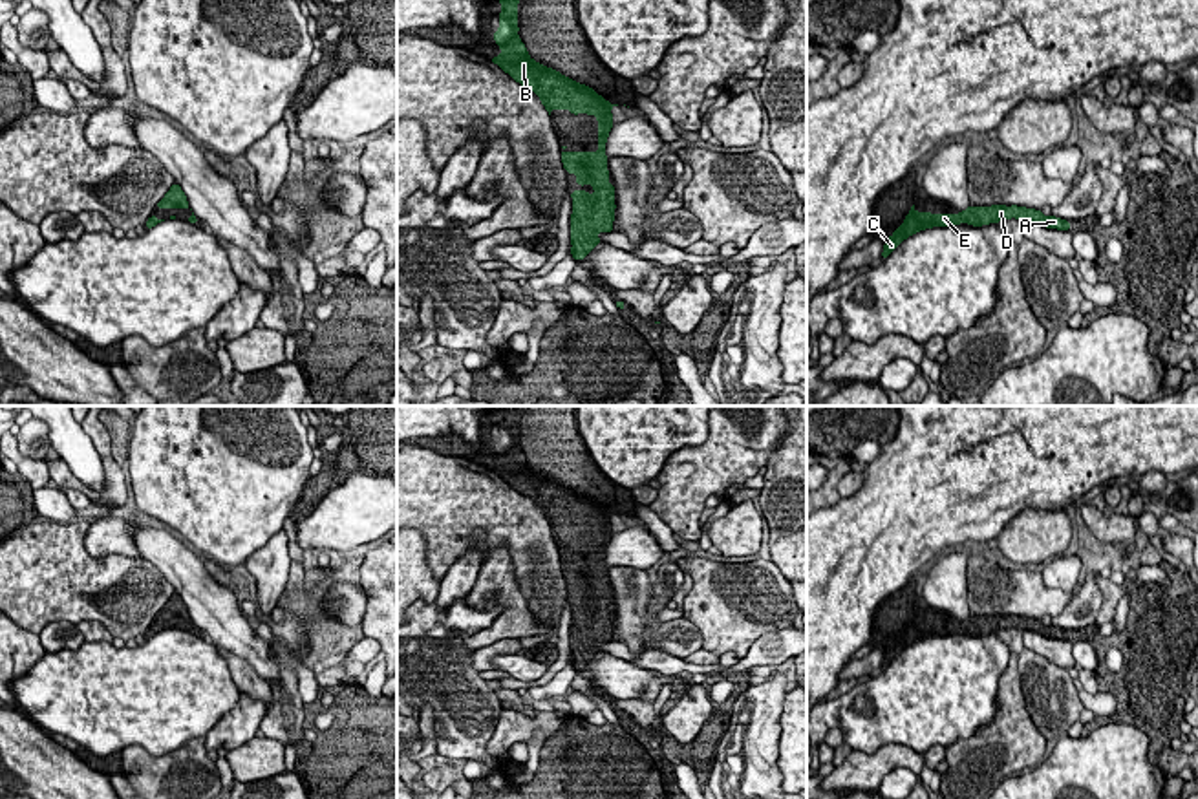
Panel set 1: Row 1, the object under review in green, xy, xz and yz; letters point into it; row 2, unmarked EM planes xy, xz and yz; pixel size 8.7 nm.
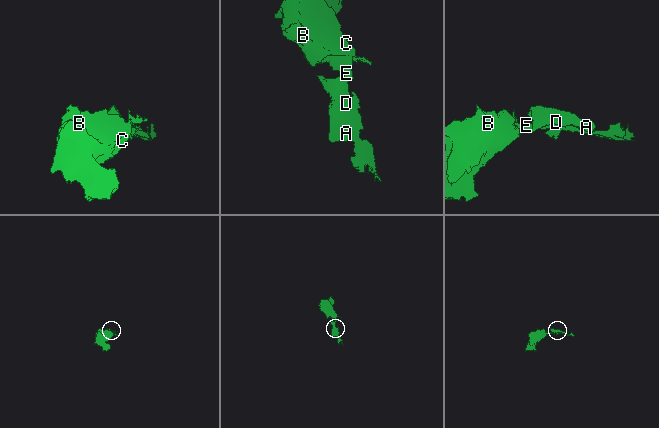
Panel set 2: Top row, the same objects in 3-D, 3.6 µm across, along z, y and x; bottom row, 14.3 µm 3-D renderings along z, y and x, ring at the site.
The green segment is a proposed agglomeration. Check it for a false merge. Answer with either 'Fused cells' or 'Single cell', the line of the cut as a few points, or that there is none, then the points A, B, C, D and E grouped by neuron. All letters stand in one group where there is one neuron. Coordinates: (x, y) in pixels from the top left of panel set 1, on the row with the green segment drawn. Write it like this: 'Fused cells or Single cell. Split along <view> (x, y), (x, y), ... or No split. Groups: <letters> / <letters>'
Single cell. No split. Groups: A B C D E

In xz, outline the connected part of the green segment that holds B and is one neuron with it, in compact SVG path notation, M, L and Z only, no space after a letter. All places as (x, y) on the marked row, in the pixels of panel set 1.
M499 0L503 5L499 18L499 29L492 35L501 48L499 57L490 57L505 73L508 73L521 86L530 88L540 99L545 110L569 110L572 115L587 113L598 119L598 152L563 152L562 163L569 174L576 174L576 183L583 186L589 183L594 188L594 196L589 190L572 190L572 214L571 214L571 254L583 260L598 243L596 232L613 232L615 221L615 186L609 183L605 143L613 128L611 108L618 104L607 102L593 88L578 84L560 71L541 66L527 53L525 44L518 37L518 4L519 0Z

